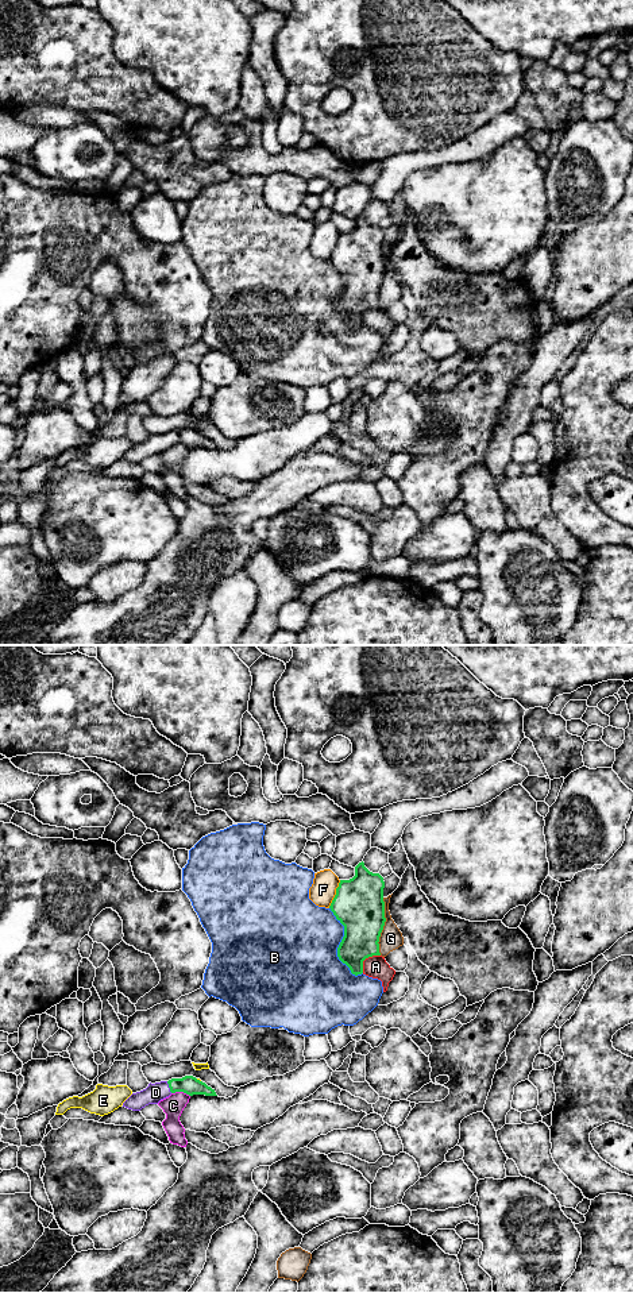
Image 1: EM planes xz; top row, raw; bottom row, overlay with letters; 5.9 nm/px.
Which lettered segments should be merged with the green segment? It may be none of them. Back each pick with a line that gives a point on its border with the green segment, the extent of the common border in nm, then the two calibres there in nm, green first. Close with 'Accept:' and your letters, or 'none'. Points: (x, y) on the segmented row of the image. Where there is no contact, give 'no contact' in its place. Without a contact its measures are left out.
D: meets green in xz at (169, 1087); contact 80 nm long; 110 nm thick on the green side, 110 nm on the other
Accept: D

